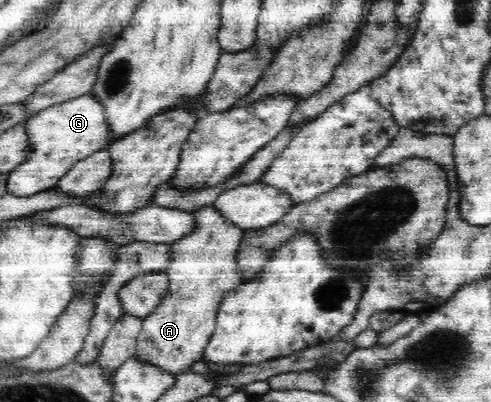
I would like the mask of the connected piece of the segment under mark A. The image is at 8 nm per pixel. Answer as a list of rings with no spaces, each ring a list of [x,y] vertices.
[[[205,205],[191,213],[193,227],[169,247],[169,262],[164,272],[169,278],[168,294],[165,294],[156,311],[143,318],[140,334],[137,338],[135,356],[144,362],[153,364],[170,374],[189,372],[190,366],[203,357],[204,349],[211,340],[216,326],[217,312],[224,297],[234,291],[245,279],[238,266],[238,250],[242,246],[246,229],[224,217],[216,206]]]

